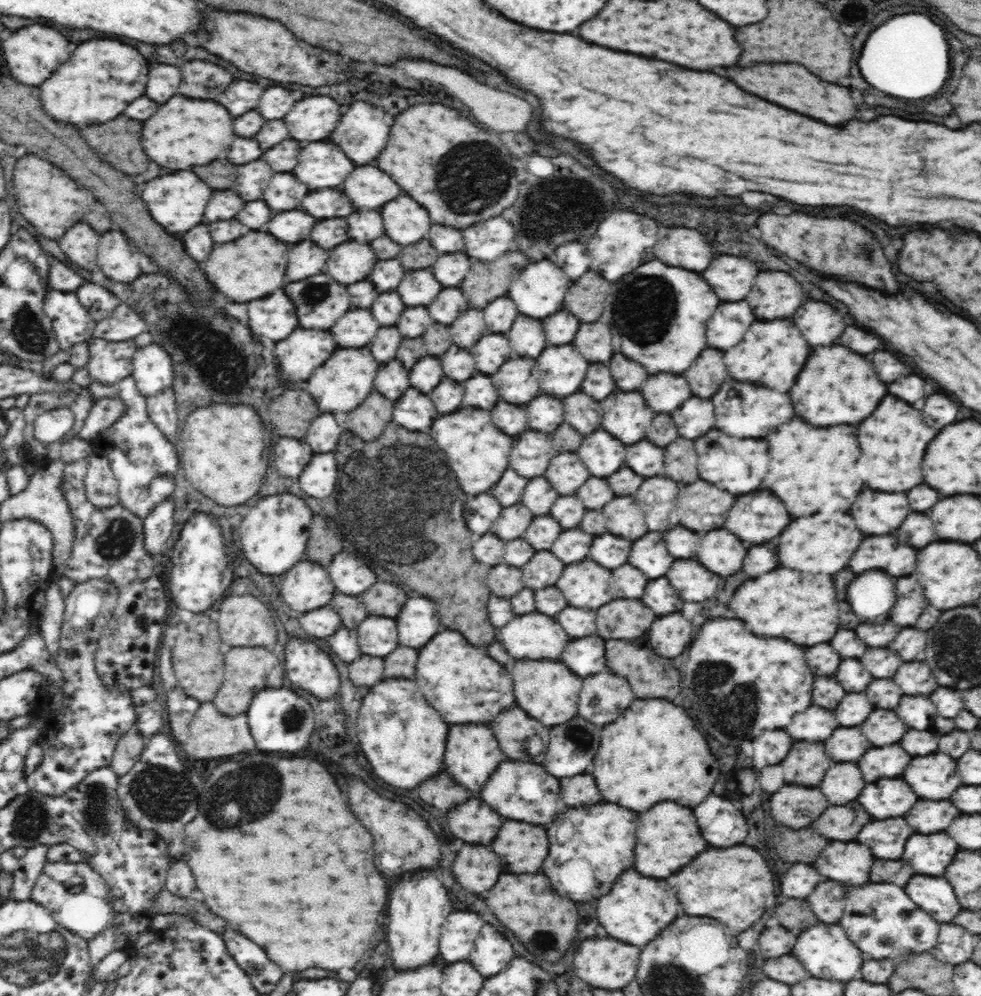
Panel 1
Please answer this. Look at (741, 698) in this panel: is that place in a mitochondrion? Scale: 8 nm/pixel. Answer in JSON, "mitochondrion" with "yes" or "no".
{"mitochondrion":"yes"}

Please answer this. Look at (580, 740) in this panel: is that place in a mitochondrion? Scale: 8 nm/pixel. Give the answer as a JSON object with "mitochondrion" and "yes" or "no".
{"mitochondrion":"yes"}

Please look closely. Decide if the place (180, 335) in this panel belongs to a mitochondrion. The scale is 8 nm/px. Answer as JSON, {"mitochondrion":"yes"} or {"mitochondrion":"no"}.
{"mitochondrion":"yes"}

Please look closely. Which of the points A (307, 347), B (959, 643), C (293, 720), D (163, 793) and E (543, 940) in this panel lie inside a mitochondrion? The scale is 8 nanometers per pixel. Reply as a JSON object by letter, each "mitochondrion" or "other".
{"A":"other","B":"mitochondrion","C":"mitochondrion","D":"mitochondrion","E":"mitochondrion"}

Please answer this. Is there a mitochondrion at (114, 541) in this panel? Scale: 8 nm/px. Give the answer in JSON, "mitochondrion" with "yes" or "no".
{"mitochondrion":"yes"}

